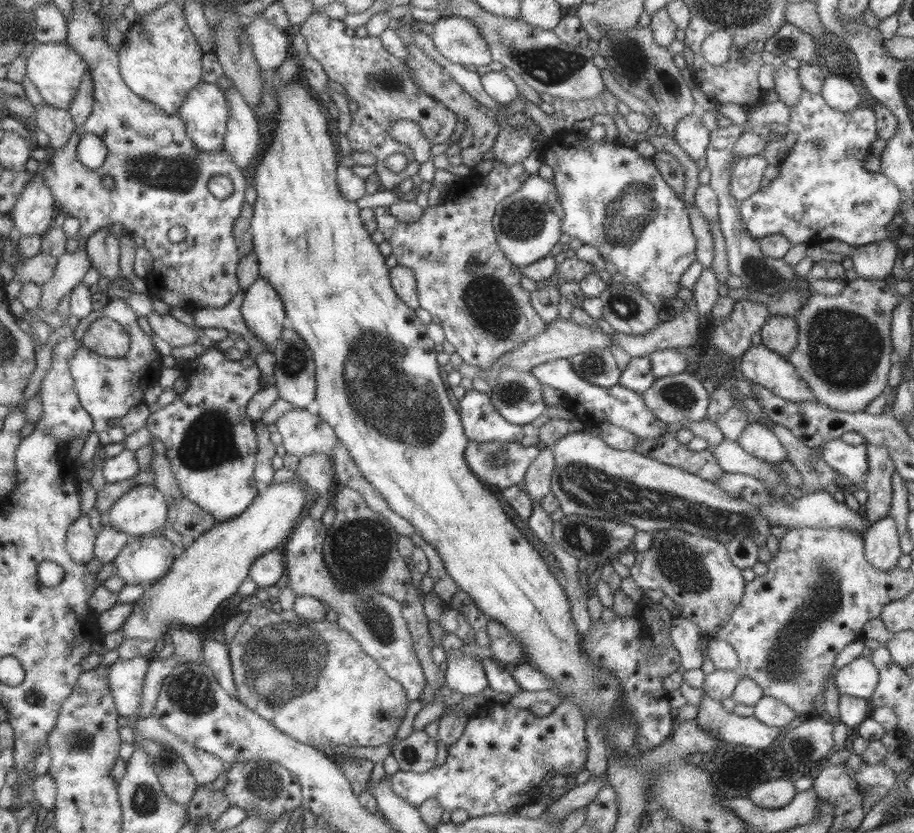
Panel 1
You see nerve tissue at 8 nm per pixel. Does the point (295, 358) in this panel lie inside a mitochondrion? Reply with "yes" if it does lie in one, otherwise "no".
yes

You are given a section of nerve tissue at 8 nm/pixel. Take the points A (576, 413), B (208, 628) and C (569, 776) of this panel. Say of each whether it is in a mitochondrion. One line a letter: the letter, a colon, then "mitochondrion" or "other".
A: other
B: other
C: other

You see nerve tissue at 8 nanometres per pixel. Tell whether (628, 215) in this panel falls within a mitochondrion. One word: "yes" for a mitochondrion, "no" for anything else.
yes

